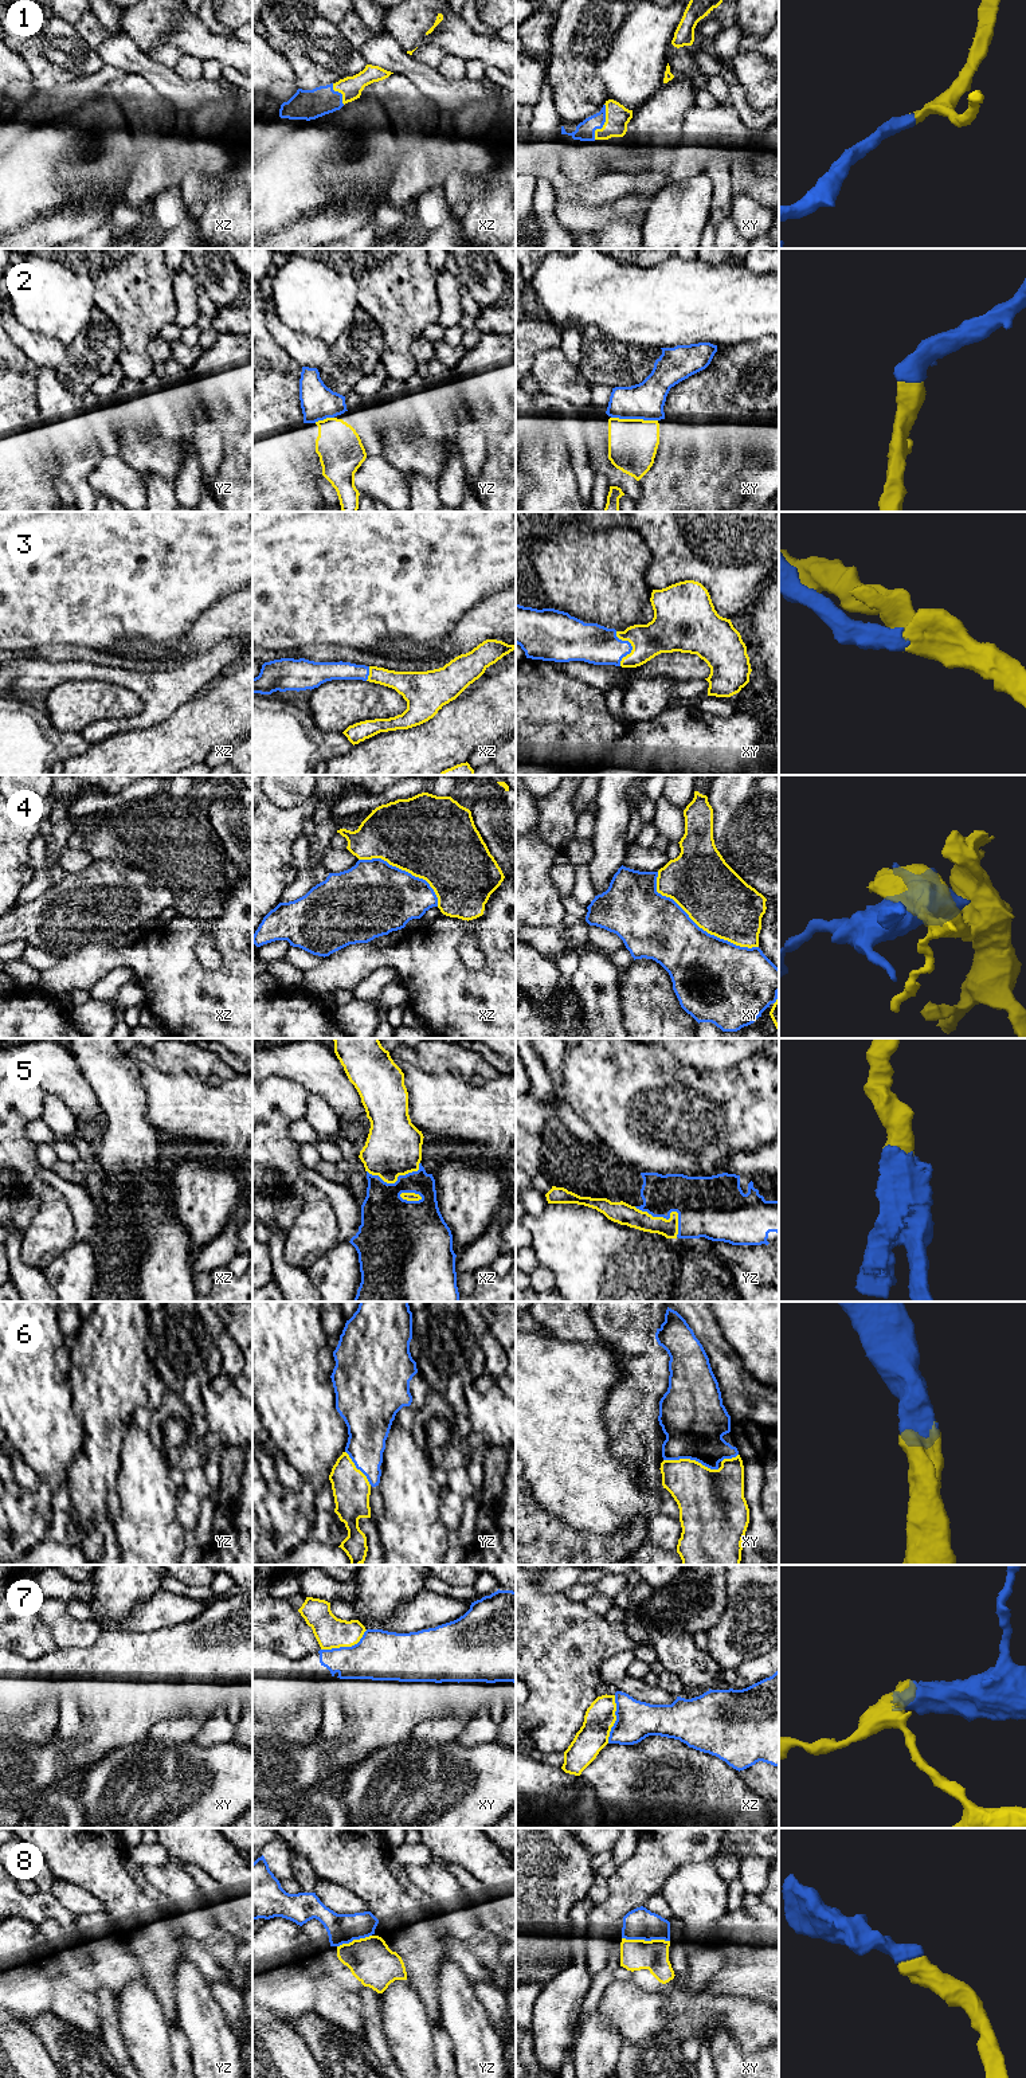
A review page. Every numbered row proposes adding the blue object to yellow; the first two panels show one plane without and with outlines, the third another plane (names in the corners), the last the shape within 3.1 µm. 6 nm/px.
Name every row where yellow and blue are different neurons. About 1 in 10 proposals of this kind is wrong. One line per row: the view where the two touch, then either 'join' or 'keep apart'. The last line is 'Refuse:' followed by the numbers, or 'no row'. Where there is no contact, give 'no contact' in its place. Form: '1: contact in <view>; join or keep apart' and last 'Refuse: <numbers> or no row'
1: contact in xy; join
2: contact in xy; join
3: contact in xy; join
4: contact in xy; join
5: contact in yz; join
6: contact in xy; join
7: contact in xy; keep apart
8: contact in xy; join
Refuse: 7

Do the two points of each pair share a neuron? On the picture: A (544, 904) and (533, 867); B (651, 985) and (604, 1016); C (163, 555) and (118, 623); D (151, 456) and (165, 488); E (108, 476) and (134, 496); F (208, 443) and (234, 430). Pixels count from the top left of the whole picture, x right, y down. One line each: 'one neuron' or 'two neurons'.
A: one neuron
B: two neurons
C: one neuron
D: two neurons
E: one neuron
F: two neurons

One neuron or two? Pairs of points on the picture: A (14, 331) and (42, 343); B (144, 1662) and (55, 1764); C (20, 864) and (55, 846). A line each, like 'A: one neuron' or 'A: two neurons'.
A: one neuron
B: one neuron
C: two neurons

